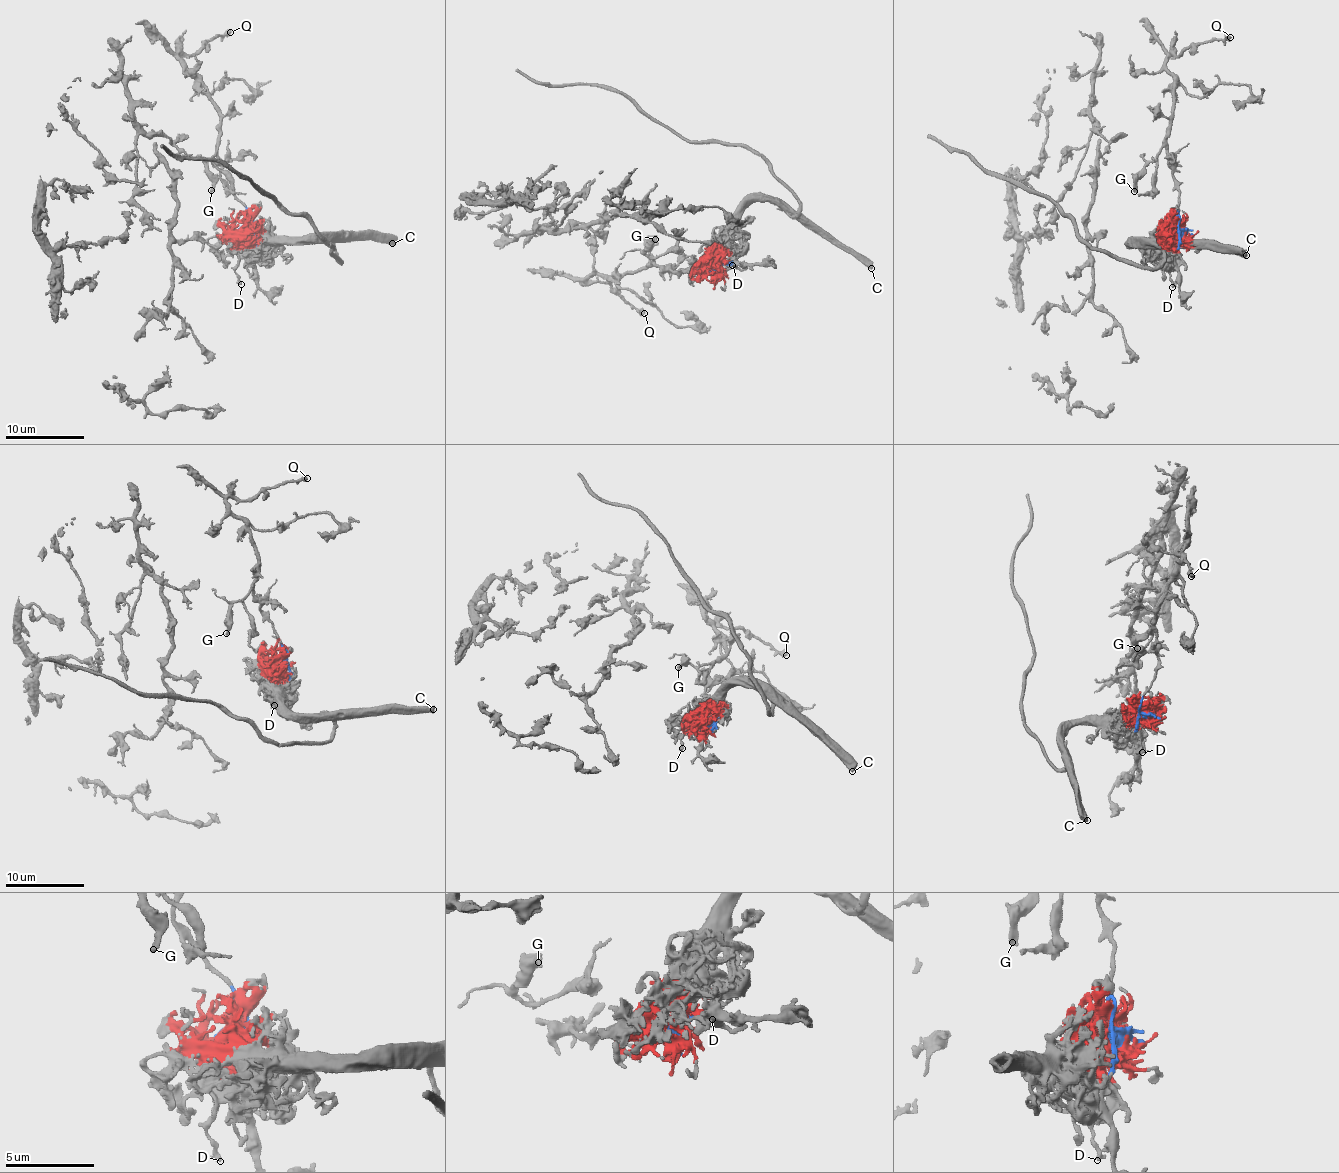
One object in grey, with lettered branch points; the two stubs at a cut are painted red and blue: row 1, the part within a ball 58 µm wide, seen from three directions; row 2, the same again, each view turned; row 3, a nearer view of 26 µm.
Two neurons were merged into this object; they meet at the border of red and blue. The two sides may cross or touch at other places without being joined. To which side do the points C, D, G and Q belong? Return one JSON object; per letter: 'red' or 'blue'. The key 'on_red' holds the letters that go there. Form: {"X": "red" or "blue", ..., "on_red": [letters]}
{"C": "red", "D": "red", "G": "blue", "Q": "blue", "on_red": ["C", "D"]}

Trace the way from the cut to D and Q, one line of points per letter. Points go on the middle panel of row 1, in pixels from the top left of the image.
D: (713, 271), (719, 264), (733, 265)
Q: (713, 271), (719, 265), (689, 272), (659, 265), (614, 276), (594, 274), (588, 280), (608, 281), (644, 313)

